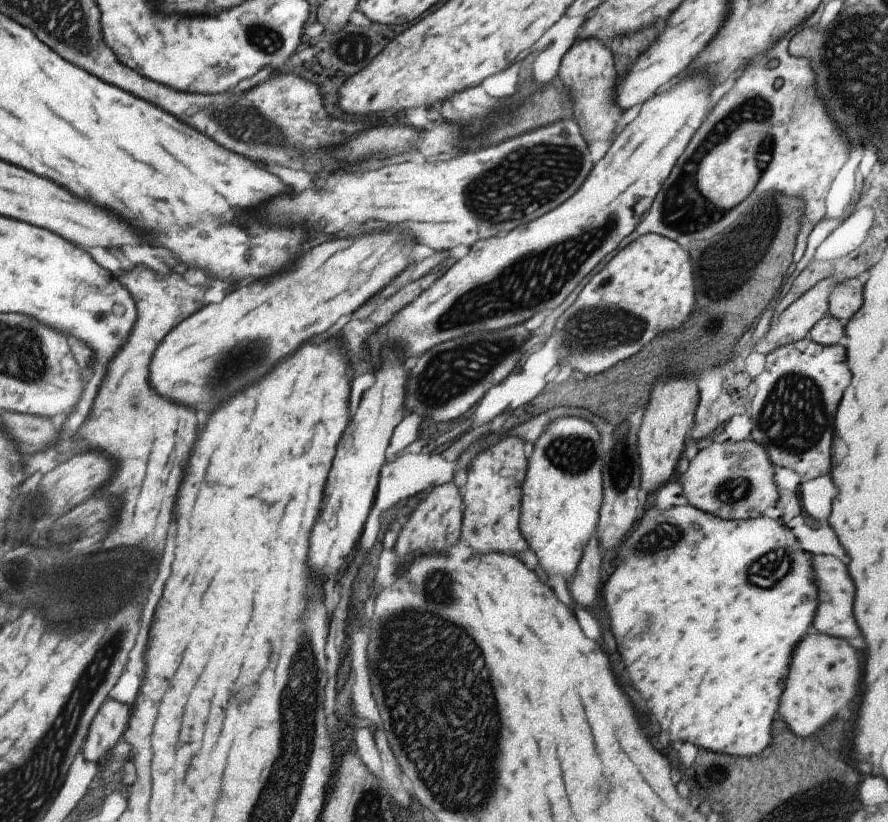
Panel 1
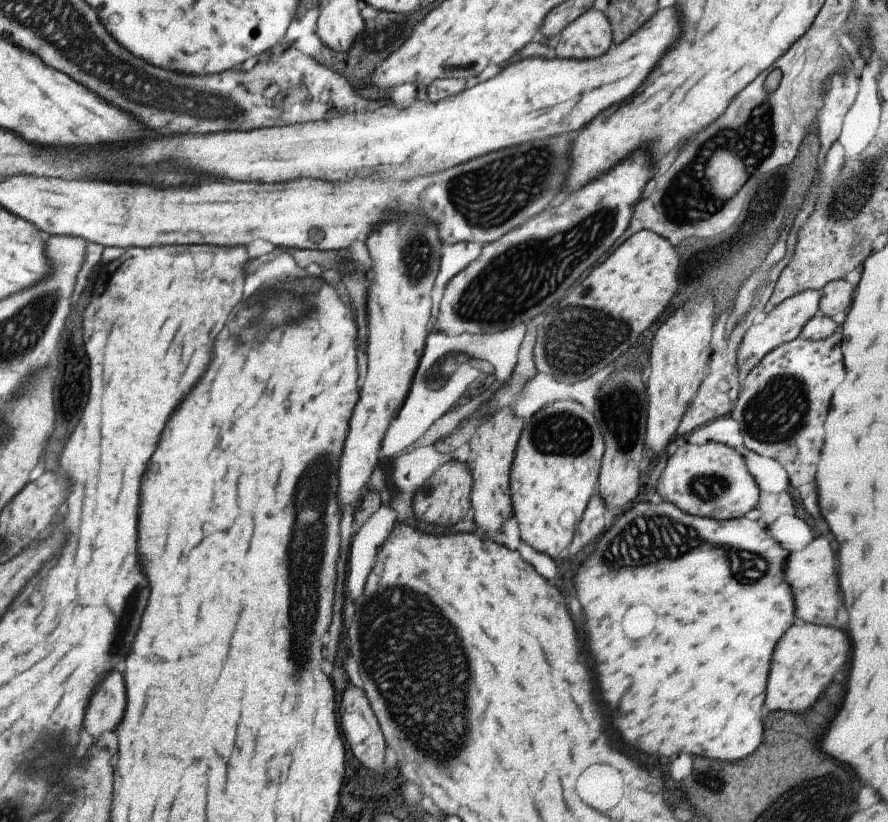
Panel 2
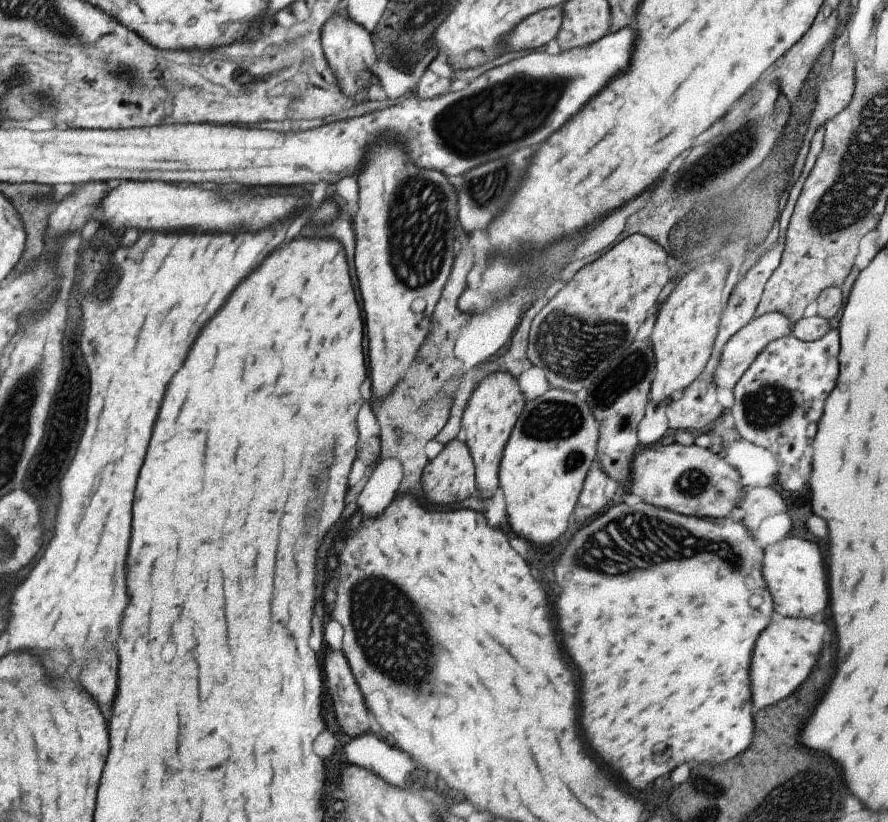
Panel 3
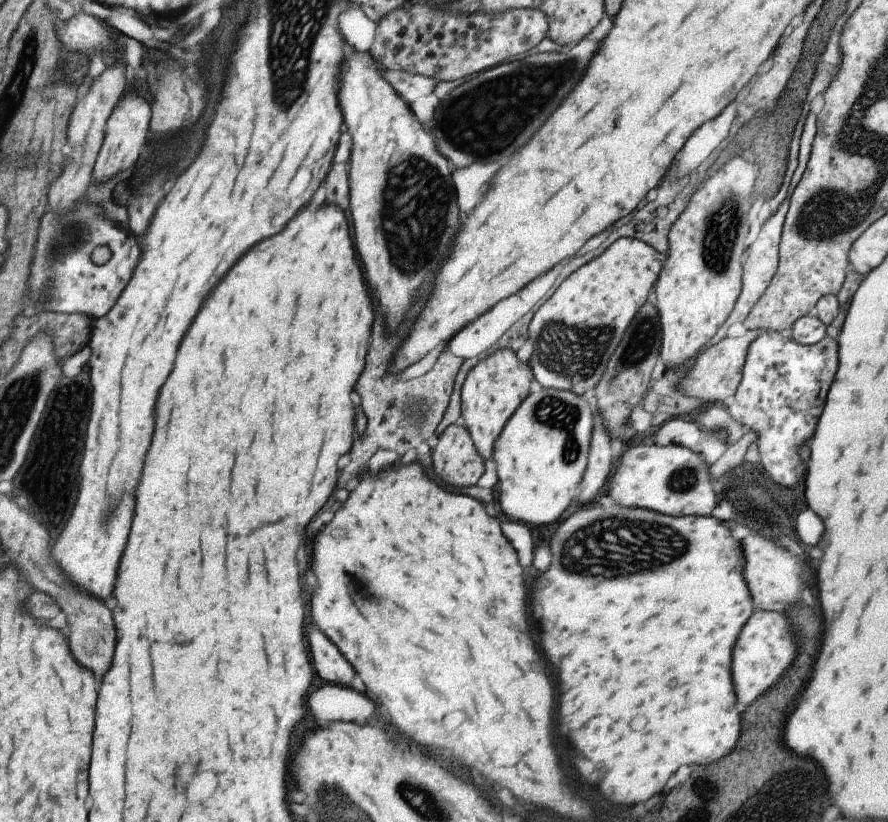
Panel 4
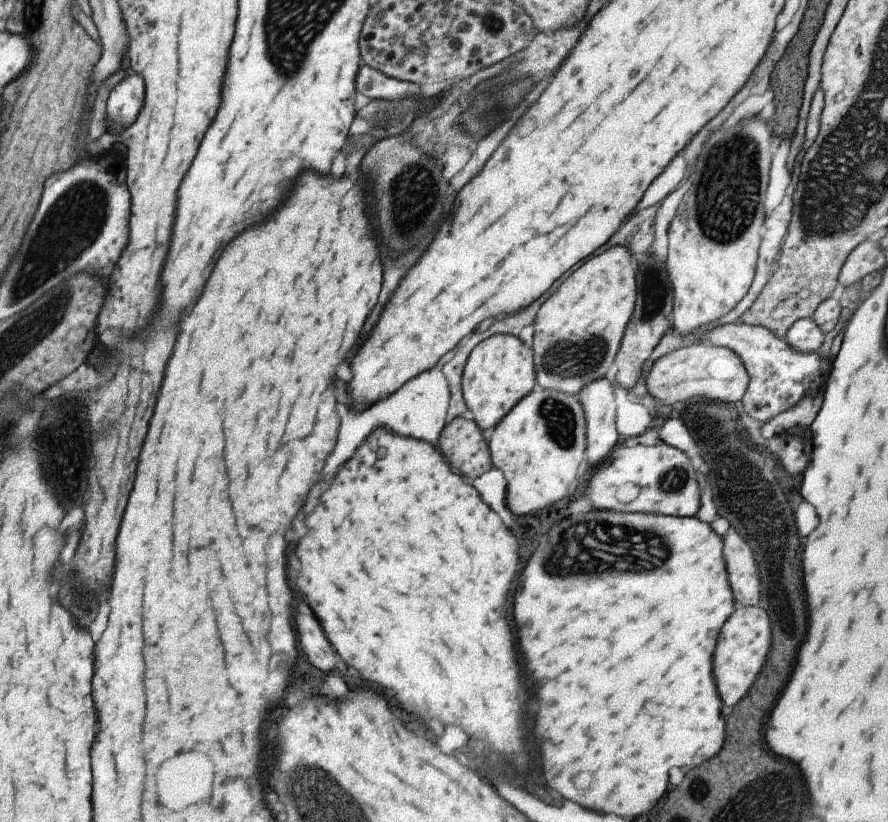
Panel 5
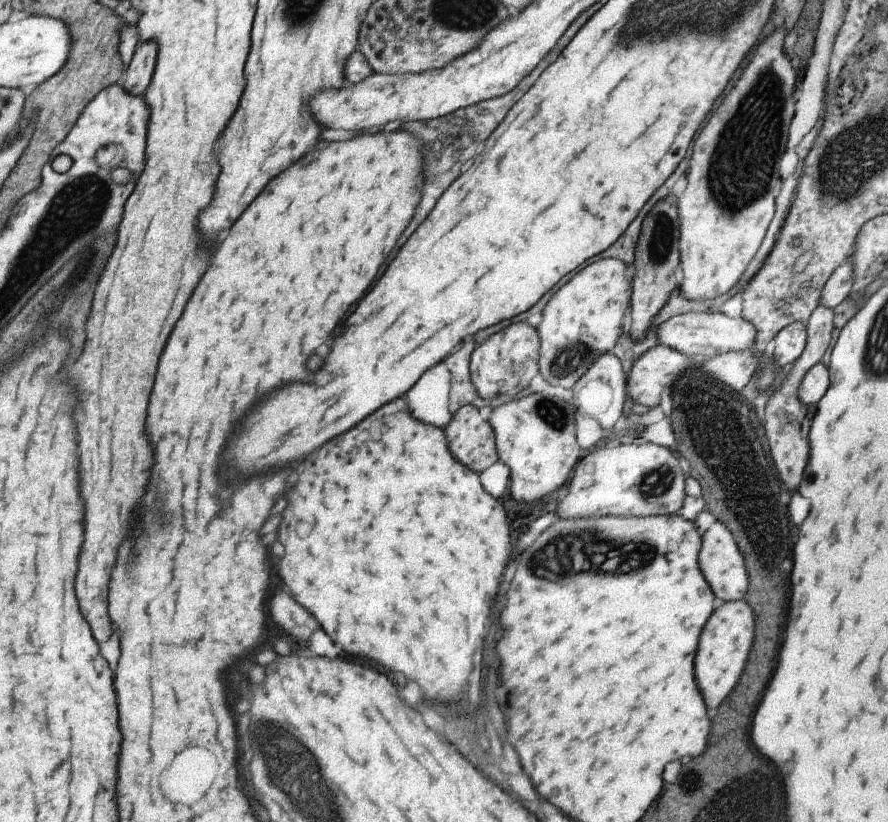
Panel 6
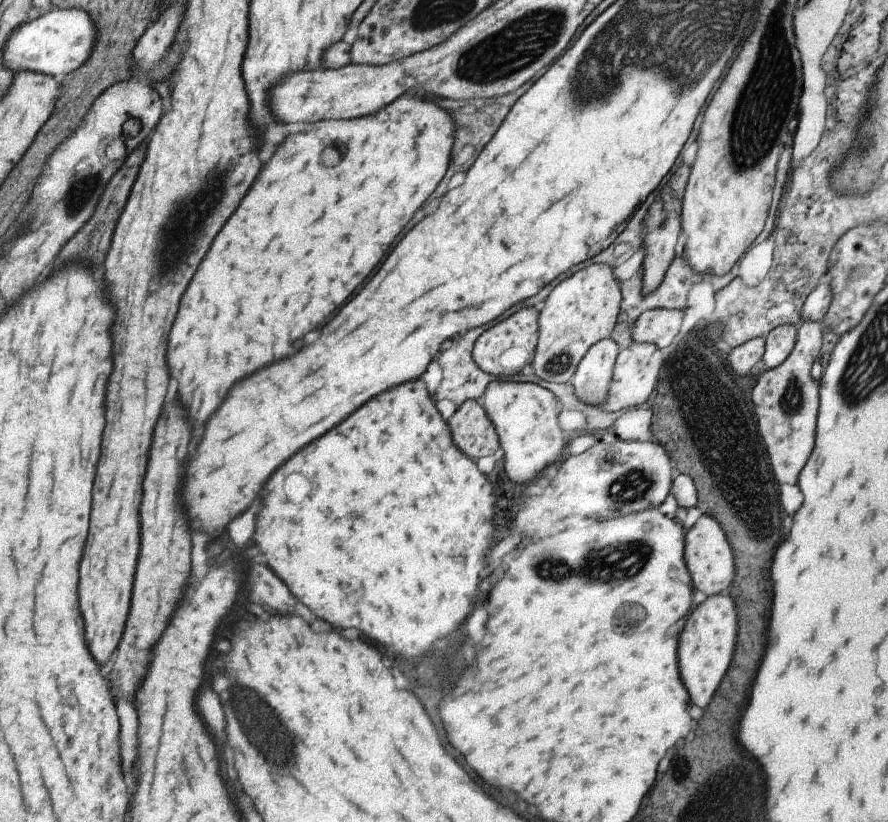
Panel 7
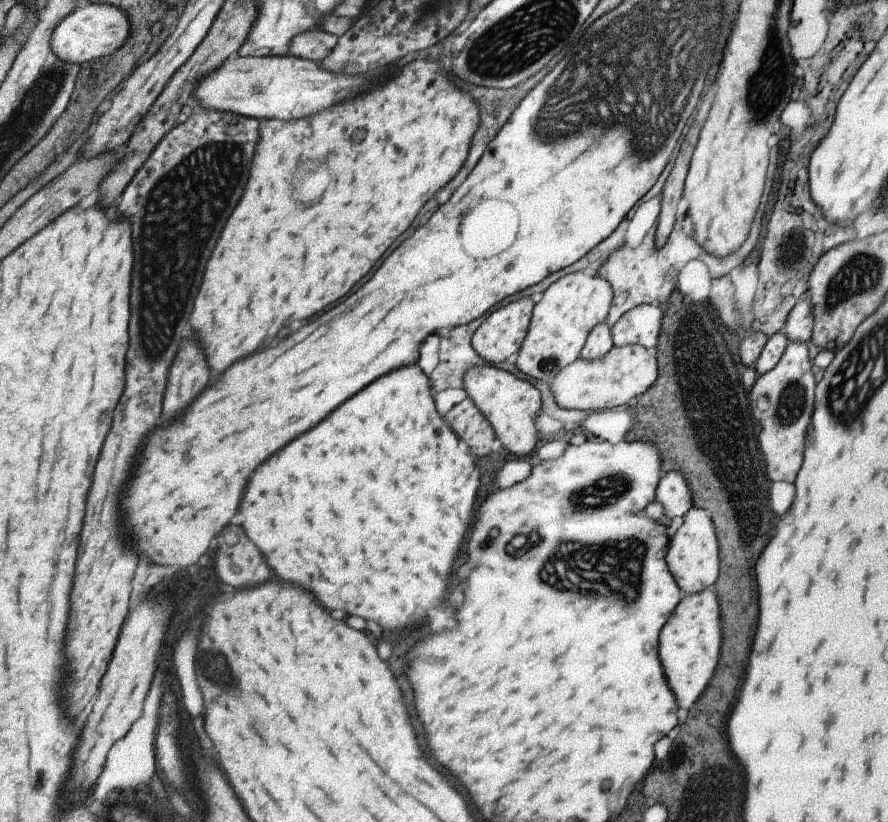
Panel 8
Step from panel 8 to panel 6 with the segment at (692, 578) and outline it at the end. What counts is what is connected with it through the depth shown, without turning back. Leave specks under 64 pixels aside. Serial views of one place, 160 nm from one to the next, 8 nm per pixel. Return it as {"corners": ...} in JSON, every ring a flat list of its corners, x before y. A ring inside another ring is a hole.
{"corners":[[719,521,711,523,700,535,698,567,718,602,743,599,748,587,748,576,743,557,732,534]]}

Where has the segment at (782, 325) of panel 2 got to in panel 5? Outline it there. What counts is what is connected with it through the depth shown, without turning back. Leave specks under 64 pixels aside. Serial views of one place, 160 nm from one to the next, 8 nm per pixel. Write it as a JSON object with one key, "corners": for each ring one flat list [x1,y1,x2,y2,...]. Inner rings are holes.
{"corners":[[705,343,672,348,646,366,644,387,659,404,674,404,686,398,701,397,711,401,733,403,740,400,748,383,748,374,741,359,729,349,710,347]]}

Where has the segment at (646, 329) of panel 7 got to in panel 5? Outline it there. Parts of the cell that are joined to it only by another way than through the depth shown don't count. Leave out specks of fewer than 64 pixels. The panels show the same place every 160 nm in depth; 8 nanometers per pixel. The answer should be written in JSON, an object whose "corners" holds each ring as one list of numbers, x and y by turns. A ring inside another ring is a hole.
{"corners":[[744,322,723,323,715,326,702,335,702,339,695,343,705,343,710,347,723,347,733,351,744,364,746,373,748,374,748,383,741,398,744,411,753,419,767,421,777,416,786,408,793,406,802,394,807,391,821,391,825,386,824,382,830,369,827,358,819,358,815,353,800,353,794,351,787,343,765,327,750,325]]}

